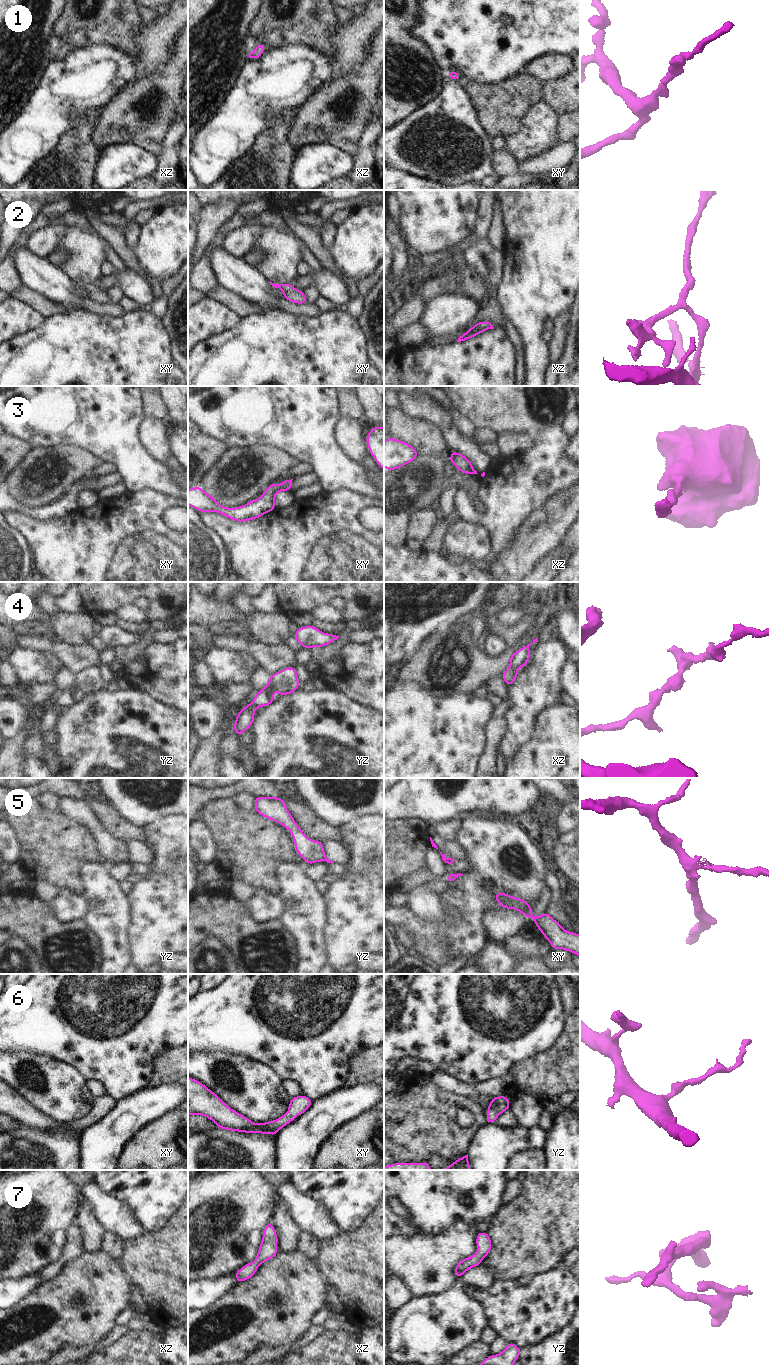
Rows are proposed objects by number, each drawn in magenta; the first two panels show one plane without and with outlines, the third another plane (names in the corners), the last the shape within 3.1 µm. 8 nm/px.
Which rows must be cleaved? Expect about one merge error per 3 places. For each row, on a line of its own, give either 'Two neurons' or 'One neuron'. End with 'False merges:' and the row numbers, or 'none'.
1: One neuron
2: One neuron
3: One neuron
4: One neuron
5: Two neurons
6: One neuron
7: One neuron
False merges: 5

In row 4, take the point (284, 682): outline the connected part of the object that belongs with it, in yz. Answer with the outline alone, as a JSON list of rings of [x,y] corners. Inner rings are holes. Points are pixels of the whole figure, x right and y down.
[[[287,667],[272,674],[267,685],[254,695],[253,701],[238,712],[233,732],[240,736],[253,725],[255,710],[273,703],[273,691],[279,693],[280,696],[293,694],[300,684],[296,667]]]

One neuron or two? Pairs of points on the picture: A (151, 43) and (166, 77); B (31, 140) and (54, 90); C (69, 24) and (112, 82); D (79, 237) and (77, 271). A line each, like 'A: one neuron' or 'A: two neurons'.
A: two neurons
B: one neuron
C: two neurons
D: one neuron

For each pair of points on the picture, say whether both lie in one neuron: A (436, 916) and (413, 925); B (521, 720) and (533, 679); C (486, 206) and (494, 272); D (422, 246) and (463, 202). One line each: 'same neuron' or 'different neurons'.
A: different neurons
B: same neuron
C: same neuron
D: same neuron

